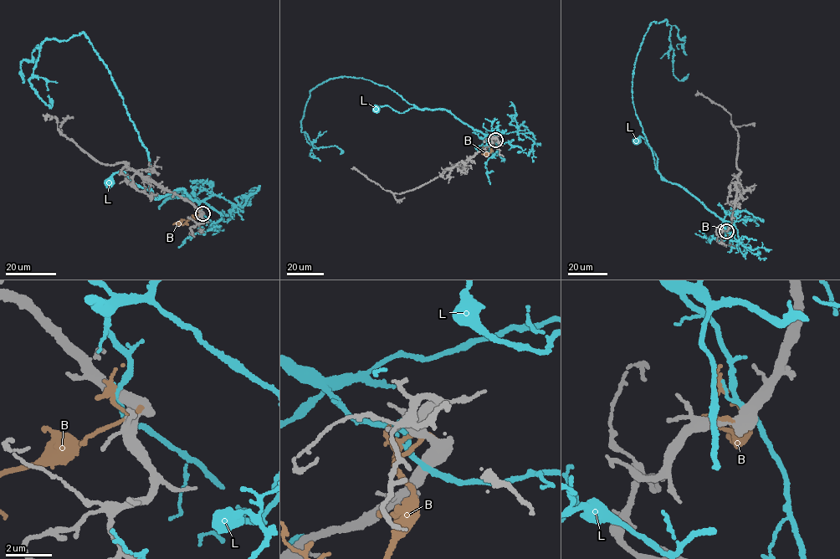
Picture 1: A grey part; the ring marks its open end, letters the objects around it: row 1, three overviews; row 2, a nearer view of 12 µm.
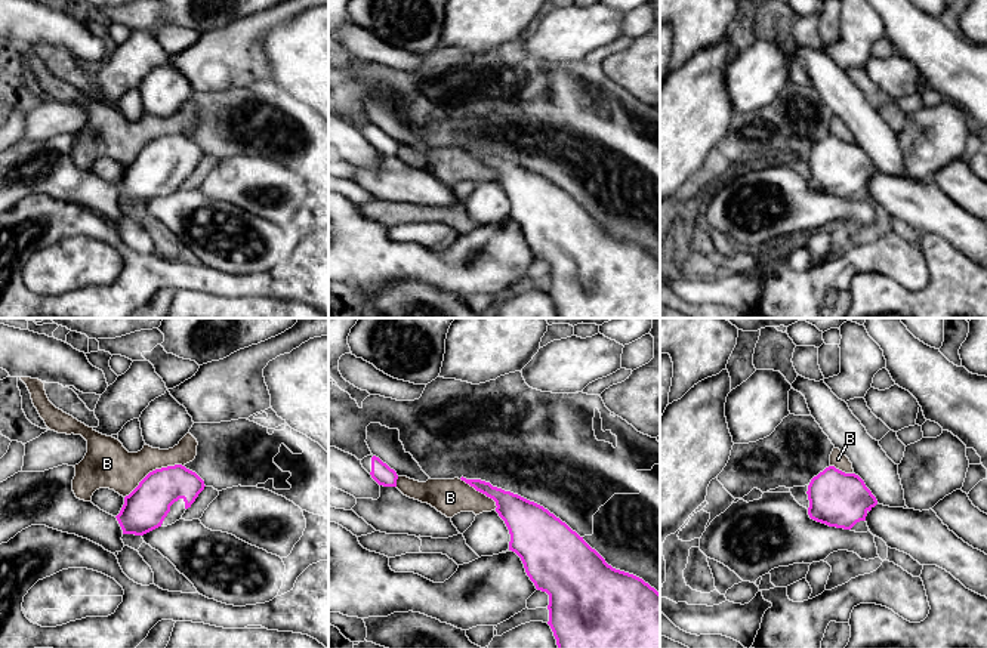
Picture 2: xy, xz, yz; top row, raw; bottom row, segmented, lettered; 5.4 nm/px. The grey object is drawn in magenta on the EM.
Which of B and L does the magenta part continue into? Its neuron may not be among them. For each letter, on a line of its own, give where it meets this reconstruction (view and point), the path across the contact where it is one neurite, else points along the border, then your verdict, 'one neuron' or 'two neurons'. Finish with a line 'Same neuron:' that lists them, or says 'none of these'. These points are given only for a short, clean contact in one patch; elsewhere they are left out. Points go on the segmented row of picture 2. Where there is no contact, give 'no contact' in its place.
B: meets magenta in xy at (153, 471); two neurons
L: no contact; two neurons
Same neuron: none of these

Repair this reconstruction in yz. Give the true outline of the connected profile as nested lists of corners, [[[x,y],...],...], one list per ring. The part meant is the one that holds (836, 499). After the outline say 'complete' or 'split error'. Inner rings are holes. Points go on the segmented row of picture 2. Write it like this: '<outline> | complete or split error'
[[[835,466],[826,468],[808,485],[808,515],[829,527],[851,530],[866,521],[877,504],[876,497],[855,473],[845,473]]] | complete

